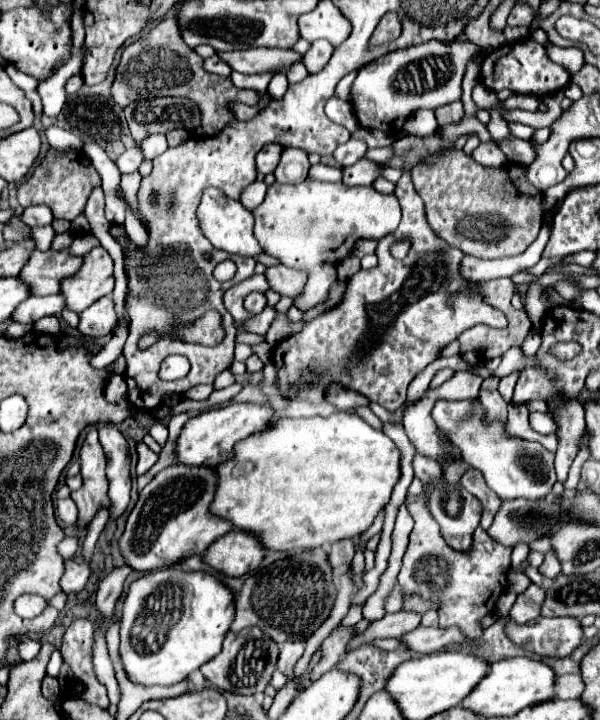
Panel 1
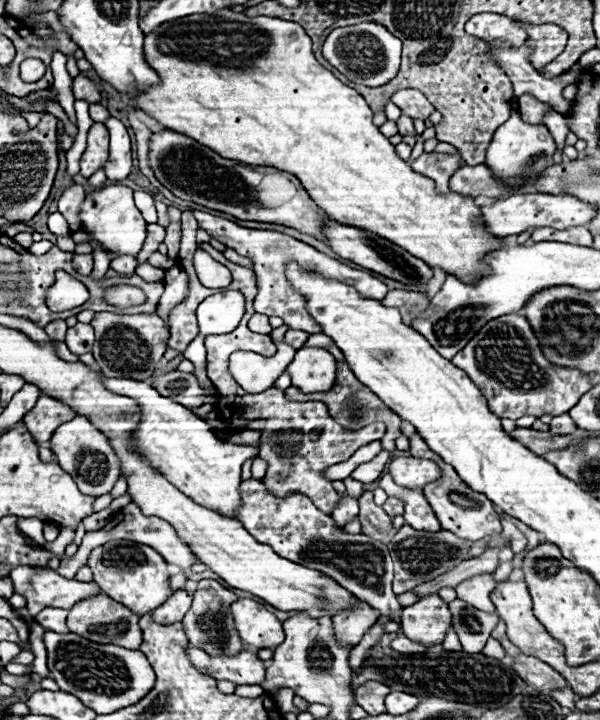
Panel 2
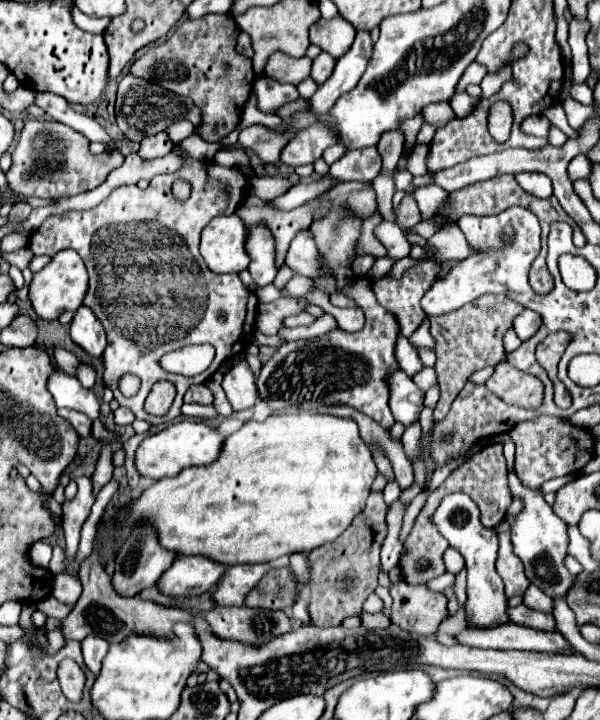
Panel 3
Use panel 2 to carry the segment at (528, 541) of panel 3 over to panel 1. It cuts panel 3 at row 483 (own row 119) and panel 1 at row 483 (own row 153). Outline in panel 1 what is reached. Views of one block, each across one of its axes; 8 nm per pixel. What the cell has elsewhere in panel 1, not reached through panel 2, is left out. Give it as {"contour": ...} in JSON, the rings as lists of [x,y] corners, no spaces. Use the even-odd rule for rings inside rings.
{"contour":[[[438,400],[432,416],[438,428],[450,434],[450,440],[460,448],[462,458],[484,474],[484,480],[490,490],[494,490],[502,500],[526,498],[526,500],[542,500],[548,496],[556,482],[554,474],[554,454],[548,452],[538,442],[528,442],[522,438],[508,438],[502,422],[492,422],[484,426],[484,410],[476,400]],[[472,412],[472,416],[468,416]]]}

